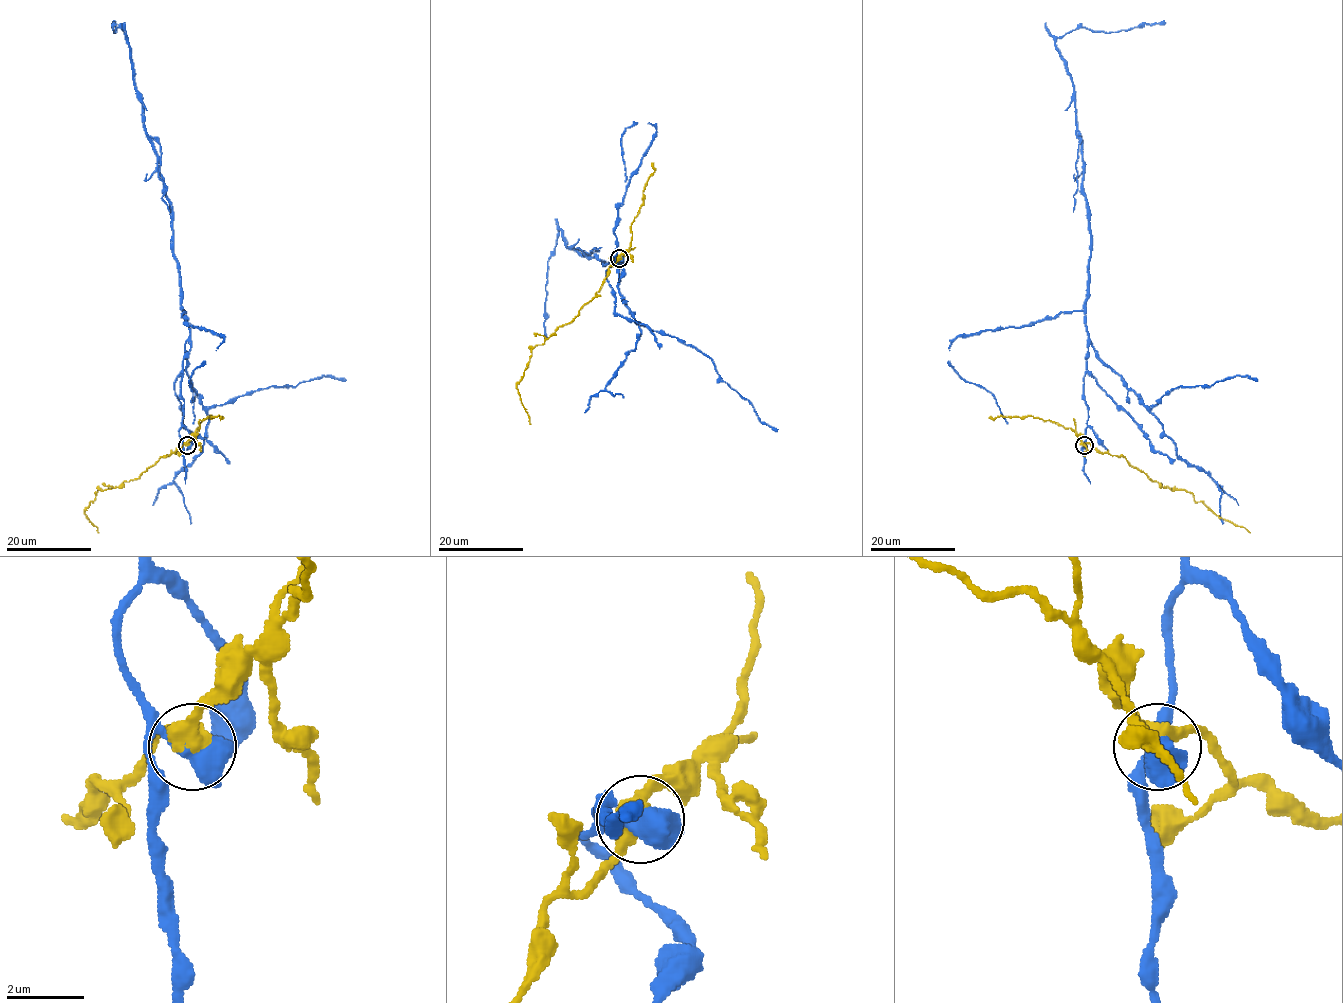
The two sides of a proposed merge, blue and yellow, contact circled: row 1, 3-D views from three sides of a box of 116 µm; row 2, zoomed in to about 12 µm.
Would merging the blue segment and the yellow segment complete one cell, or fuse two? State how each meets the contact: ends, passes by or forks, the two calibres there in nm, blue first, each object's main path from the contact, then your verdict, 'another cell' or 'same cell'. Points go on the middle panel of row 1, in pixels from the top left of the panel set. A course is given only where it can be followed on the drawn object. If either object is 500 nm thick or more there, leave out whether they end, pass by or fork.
calibres 500 and 480 nm; course blue (619, 258), (611, 260), (622, 262), (613, 259), (606, 264), (571, 249), (560, 229), (548, 260), (546, 339); course yellow (619, 258), (609, 267), (604, 282), (594, 297), (576, 316), (531, 350), (527, 368), (517, 385), (530, 424); another cell

